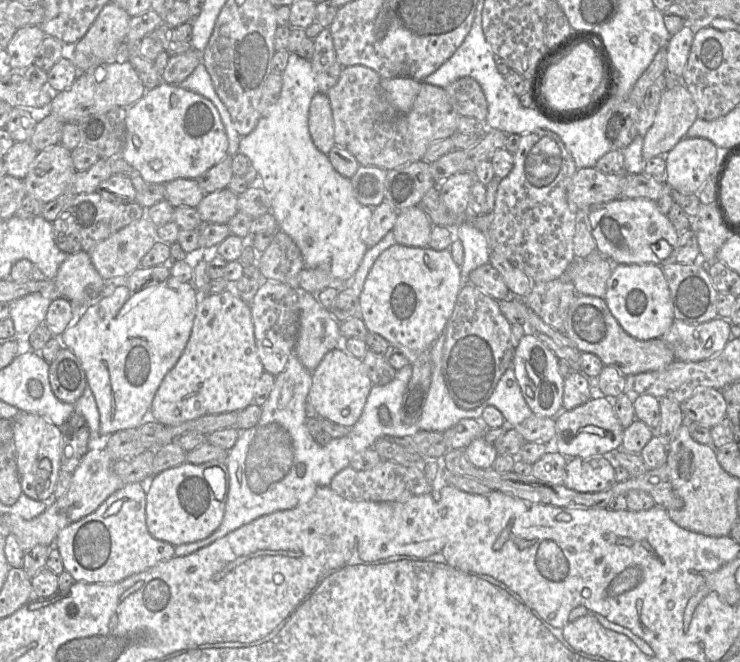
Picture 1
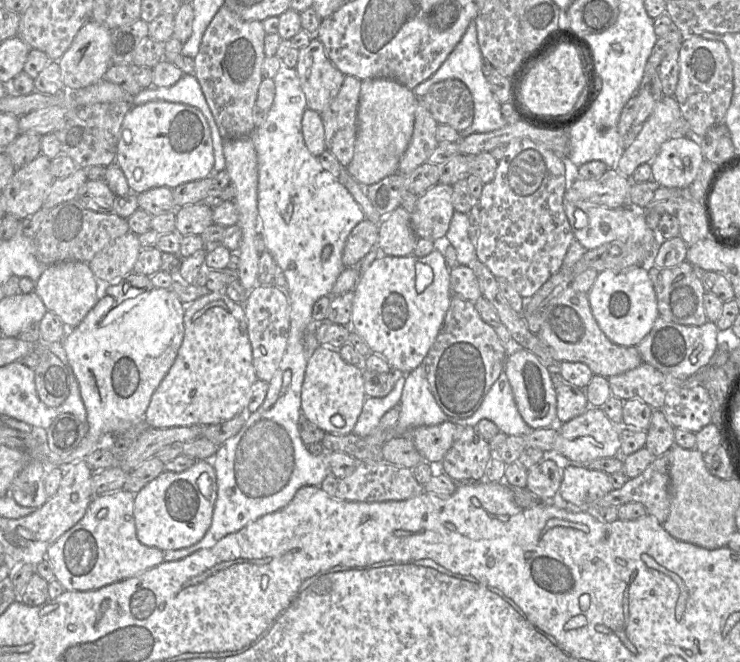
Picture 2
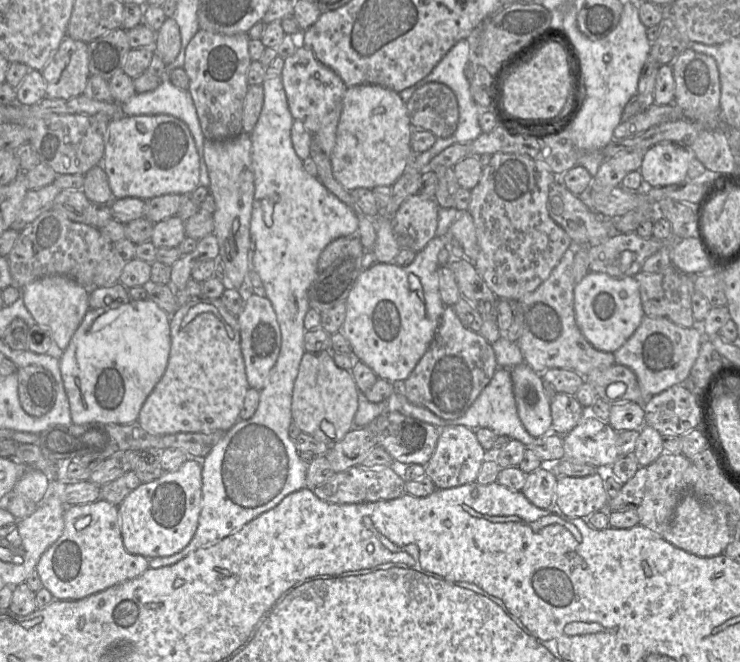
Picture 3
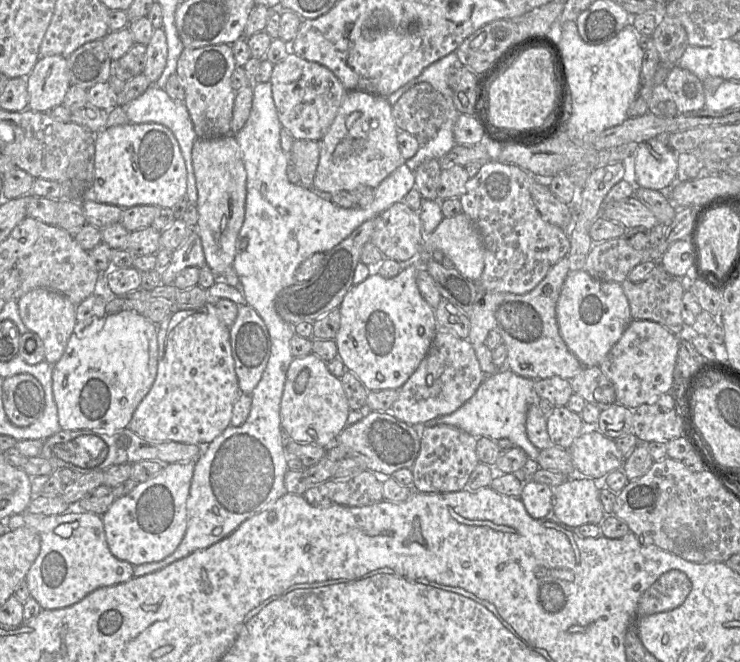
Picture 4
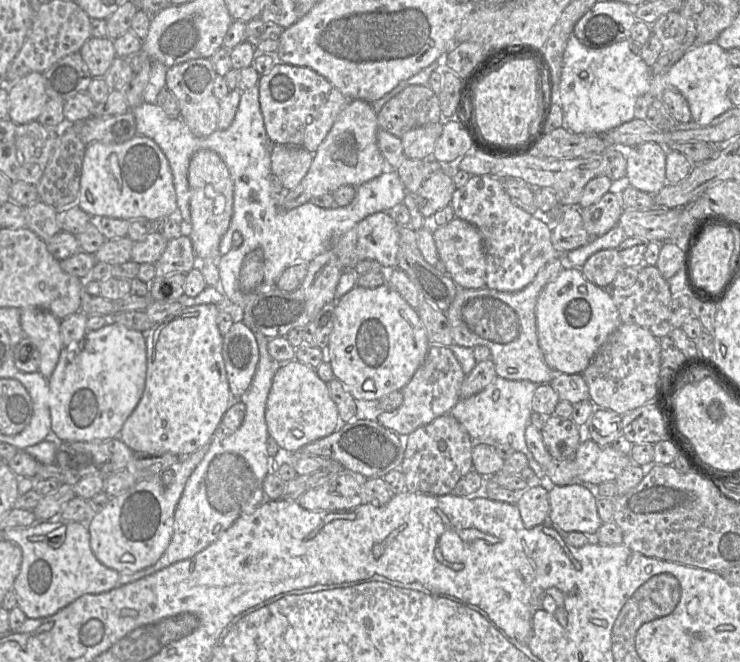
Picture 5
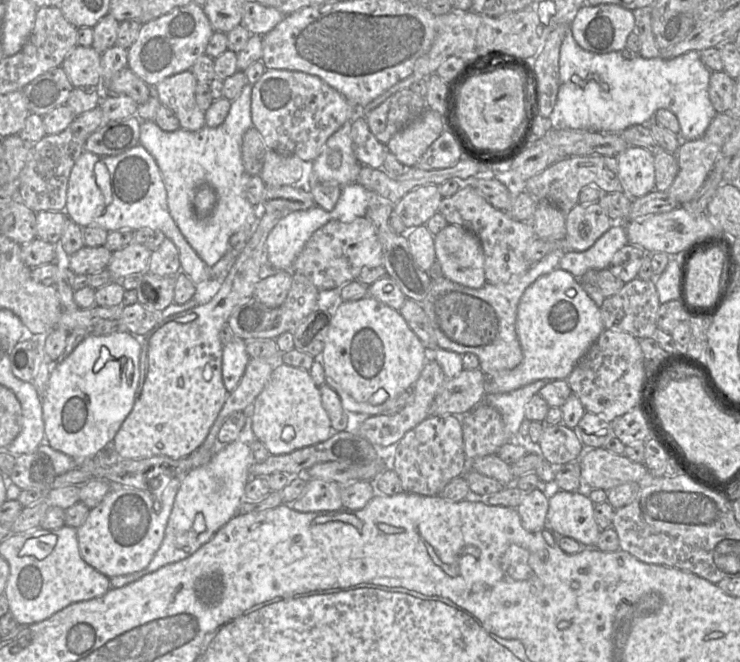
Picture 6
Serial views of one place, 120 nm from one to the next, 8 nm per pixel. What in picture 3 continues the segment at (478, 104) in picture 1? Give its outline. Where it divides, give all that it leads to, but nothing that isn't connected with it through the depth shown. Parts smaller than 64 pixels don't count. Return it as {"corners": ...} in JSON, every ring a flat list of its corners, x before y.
{"corners":[[426,83,413,93,406,107,413,129,428,130,437,138,450,137,457,129,459,103,443,83]]}

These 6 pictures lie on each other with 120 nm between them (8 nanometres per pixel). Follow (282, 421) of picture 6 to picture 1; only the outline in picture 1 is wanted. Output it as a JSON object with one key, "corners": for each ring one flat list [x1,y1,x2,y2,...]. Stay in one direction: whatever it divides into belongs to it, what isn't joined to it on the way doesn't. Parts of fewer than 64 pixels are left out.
{"corners":[[340,346,324,356,311,377,308,402,314,407,317,417,352,428,360,418,373,386,363,360,347,353]]}

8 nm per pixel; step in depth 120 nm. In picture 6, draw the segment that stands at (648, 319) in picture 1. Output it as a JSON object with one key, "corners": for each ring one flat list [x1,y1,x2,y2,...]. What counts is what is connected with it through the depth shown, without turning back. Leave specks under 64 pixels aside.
{"corners":[[557,267,523,292,516,318,523,359,514,369,488,376,485,394,509,393,538,380,566,380,604,330,600,307,582,287,581,281]]}

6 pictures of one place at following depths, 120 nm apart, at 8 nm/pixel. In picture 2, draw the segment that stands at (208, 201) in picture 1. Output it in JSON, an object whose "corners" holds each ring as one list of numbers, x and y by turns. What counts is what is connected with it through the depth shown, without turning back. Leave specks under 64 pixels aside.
{"corners":[[196,203,176,209,175,231,183,236,201,235,213,224,213,208,205,203]]}

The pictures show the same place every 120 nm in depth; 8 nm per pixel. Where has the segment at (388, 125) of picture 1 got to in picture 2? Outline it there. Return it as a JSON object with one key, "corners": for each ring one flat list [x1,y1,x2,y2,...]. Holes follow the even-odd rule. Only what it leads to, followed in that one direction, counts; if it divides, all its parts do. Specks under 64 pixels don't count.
{"corners":[[346,75,331,103,320,113,326,149,346,167,354,155,357,133,357,109,362,80],[417,99,414,129,410,143,399,161,399,173,410,174,428,161,439,144,436,139,438,125,423,100]]}

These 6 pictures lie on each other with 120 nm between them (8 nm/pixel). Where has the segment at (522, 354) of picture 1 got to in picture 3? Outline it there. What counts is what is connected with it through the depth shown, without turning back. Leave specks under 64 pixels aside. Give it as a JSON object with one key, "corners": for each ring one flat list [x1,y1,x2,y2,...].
{"corners":[[525,362,516,365,510,372,518,416,524,428,534,438,550,433,551,401,545,392,541,374]]}

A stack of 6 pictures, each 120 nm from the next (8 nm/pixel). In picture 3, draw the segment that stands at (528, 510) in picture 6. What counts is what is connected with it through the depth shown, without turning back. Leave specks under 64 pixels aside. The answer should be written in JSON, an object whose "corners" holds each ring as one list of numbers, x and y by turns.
{"corners":[[542,466,526,476,521,492,536,507,553,510,558,477,552,466]]}

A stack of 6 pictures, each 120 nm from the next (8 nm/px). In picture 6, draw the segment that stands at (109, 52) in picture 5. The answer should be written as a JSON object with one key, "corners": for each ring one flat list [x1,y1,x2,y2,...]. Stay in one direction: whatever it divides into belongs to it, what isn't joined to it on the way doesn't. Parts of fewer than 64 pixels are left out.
{"corners":[[76,46,61,67,74,88,102,85,101,54,91,46]]}

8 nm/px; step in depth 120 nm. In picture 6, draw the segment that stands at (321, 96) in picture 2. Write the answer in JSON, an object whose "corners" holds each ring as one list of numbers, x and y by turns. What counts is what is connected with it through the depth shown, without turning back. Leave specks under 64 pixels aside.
{"corners":[[270,69,252,88,253,127,262,135,269,150,295,155,310,165,327,140,344,124,351,122,359,109,319,77,305,72]]}

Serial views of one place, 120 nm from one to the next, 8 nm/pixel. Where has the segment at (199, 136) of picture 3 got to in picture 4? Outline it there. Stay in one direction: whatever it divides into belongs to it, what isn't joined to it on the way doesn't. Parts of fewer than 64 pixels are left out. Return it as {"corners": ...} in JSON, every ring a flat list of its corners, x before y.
{"corners":[[152,84,143,94,126,104,123,108,131,123,158,123,166,126,172,131,179,143,185,162,187,172,186,197,188,198,191,206,195,206,197,203,198,194,194,177,191,152,194,142,198,139,198,137,195,133,193,123,191,121,185,102,171,99,164,88,158,88,155,86,155,84]]}

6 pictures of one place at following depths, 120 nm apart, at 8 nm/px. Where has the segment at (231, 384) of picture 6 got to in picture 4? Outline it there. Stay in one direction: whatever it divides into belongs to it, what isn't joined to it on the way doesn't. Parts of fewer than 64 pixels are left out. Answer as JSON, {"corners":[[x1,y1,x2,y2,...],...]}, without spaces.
{"corners":[[246,303,239,305,239,312,229,334,240,391,250,395,270,358,270,334,257,311]]}

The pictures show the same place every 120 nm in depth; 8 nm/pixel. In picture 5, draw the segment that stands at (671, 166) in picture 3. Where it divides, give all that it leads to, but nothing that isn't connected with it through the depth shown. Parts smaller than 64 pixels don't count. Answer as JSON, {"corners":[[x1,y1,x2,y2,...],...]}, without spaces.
{"corners":[[651,141,626,149,625,152,626,177,630,186,656,195,666,184,667,150]]}

